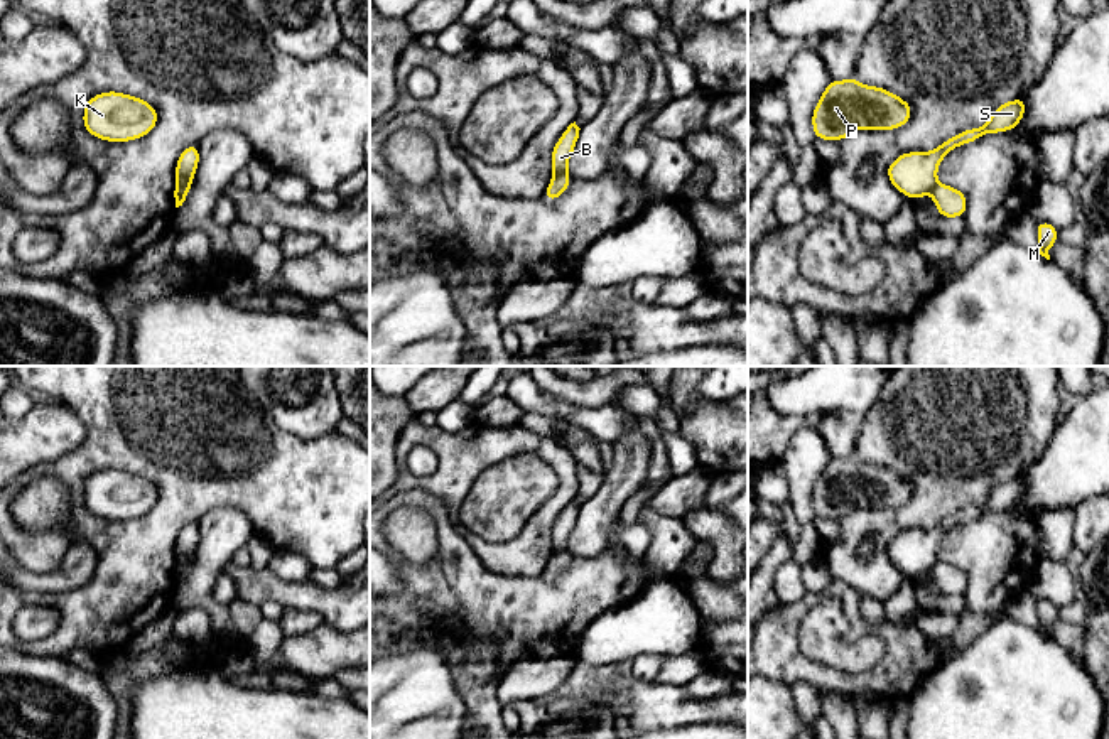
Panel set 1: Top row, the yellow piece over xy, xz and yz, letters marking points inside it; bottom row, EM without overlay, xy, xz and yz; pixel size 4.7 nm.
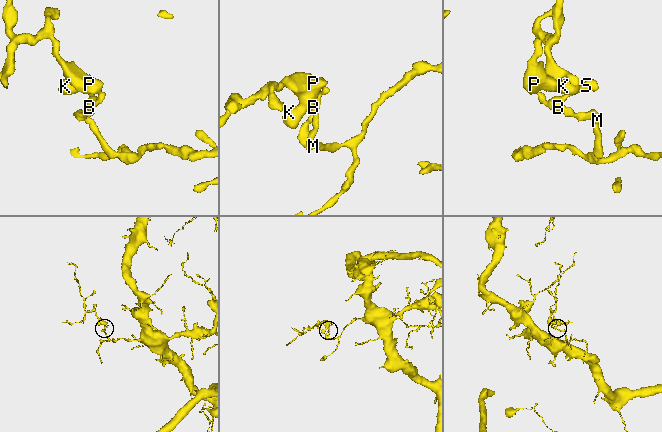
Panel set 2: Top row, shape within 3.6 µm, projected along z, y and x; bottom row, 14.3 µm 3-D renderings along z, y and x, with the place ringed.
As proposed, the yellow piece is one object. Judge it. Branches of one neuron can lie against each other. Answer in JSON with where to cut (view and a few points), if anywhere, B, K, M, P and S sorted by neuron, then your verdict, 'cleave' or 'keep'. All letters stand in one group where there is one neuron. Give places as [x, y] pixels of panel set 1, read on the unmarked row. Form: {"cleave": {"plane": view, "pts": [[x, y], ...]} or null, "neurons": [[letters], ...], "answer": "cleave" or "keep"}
{"cleave": {"plane": "xy", "pts": [[189, 562], [176, 566]]}, "neurons": [["B", "K", "P", "S"], ["M"]], "answer": "cleave"}

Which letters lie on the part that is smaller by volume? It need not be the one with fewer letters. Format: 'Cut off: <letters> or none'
Cut off: B, K, P, S

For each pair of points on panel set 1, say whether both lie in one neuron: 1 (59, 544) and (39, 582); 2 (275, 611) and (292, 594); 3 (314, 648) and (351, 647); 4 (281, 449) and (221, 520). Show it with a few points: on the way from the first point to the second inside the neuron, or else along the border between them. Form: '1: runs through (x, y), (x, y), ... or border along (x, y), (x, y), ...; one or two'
1: border along (61, 566), (41, 574), (17, 569); two
2: border along (259, 604), (277, 601), (286, 608); two
3: runs through (323, 648), (343, 648); one
4: border along (198, 520), (216, 508), (238, 508), (257, 532); two

